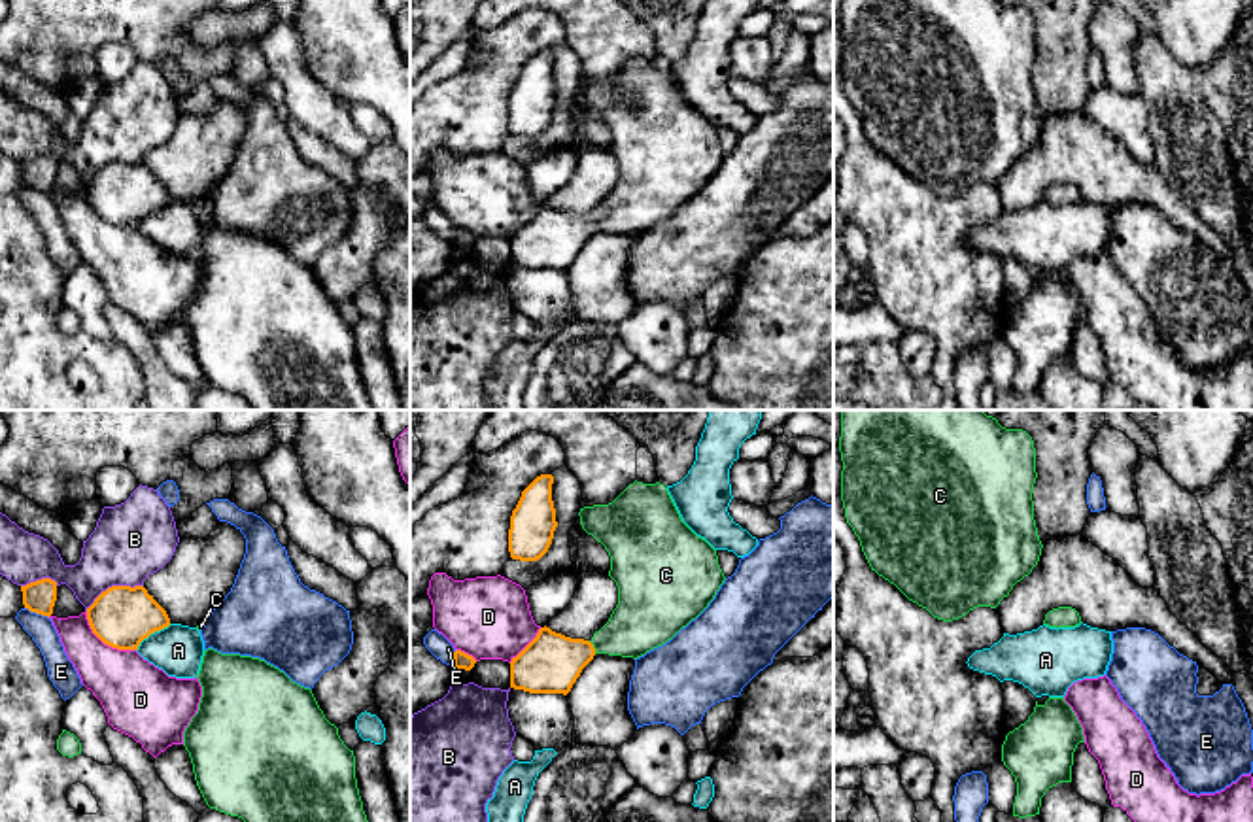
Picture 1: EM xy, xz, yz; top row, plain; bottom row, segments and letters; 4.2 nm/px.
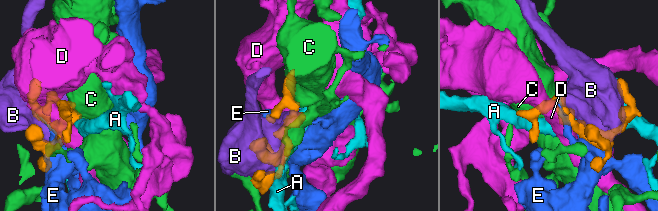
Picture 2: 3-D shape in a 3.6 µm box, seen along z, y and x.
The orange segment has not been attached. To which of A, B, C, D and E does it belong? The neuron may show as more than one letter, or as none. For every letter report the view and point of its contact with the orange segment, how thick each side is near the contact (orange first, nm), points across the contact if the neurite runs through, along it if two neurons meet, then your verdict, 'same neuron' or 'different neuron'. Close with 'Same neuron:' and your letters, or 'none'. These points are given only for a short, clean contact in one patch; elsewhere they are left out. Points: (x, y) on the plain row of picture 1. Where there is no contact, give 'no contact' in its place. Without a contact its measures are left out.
A: contact xy (152, 208); calibres 260 and 220 nm; different neuron
B: contact xy (114, 163); calibres 260 and 320 nm; different neuron
C: contact xz (592, 223); calibres 260 and 260 nm; way xz (550, 240), (592, 223), (628, 210), (643, 195); same neuron
D: contact xy (104, 220); calibres 260 and 300 nm; different neuron
E: contact xy (36, 189); calibres 140 and 110 nm; different neuron
Same neuron: C

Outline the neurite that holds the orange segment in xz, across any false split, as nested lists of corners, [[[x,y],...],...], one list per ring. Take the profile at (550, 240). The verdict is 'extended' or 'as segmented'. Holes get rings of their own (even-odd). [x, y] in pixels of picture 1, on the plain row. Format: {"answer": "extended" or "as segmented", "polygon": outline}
{"answer": "extended", "polygon": [[[635,57],[612,79],[584,83],[578,93],[582,106],[610,132],[609,153],[618,163],[618,181],[590,217],[541,204],[510,238],[510,265],[514,266],[567,272],[595,231],[633,236],[644,232],[695,197],[726,157],[716,127],[682,98],[667,64],[660,59]]]}

